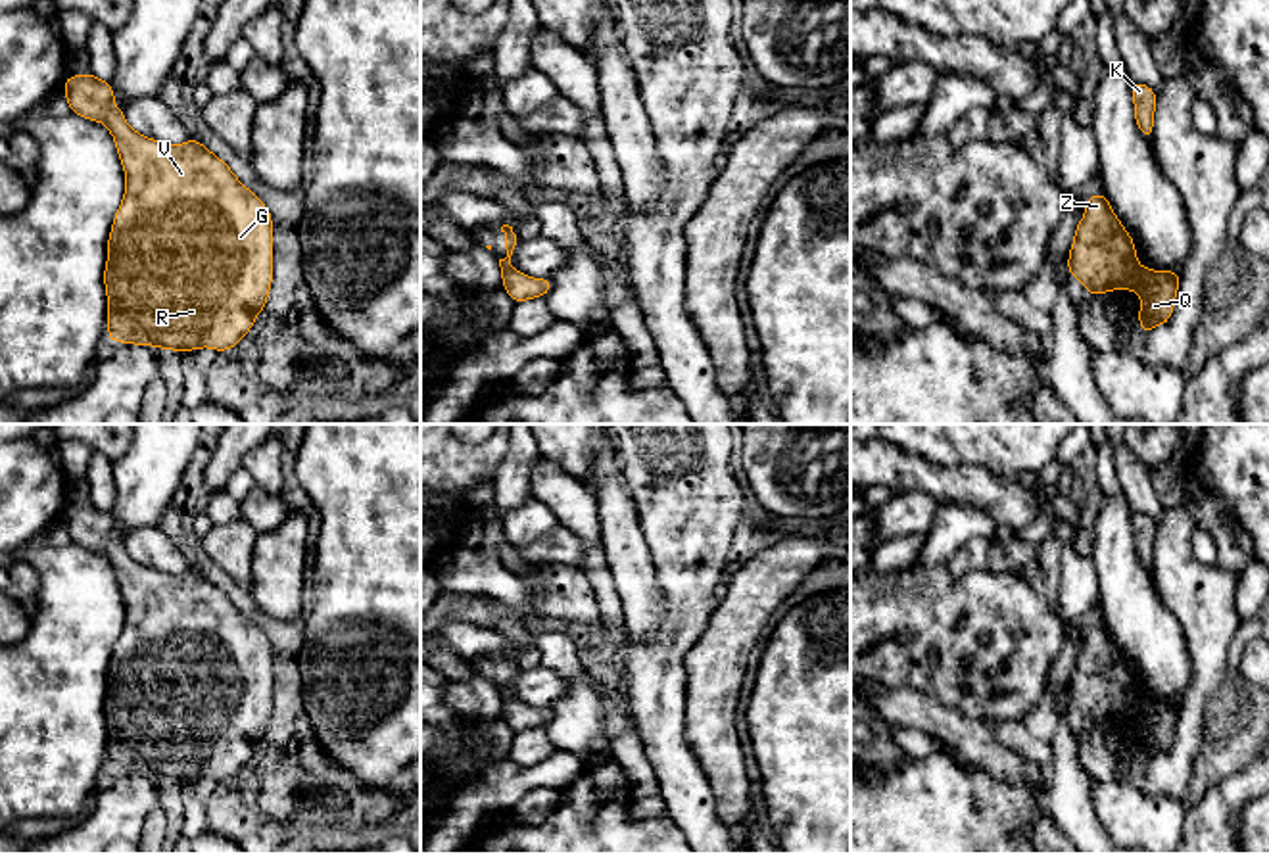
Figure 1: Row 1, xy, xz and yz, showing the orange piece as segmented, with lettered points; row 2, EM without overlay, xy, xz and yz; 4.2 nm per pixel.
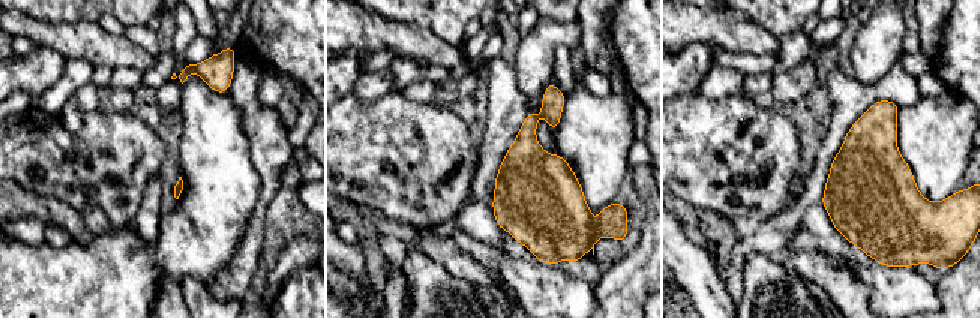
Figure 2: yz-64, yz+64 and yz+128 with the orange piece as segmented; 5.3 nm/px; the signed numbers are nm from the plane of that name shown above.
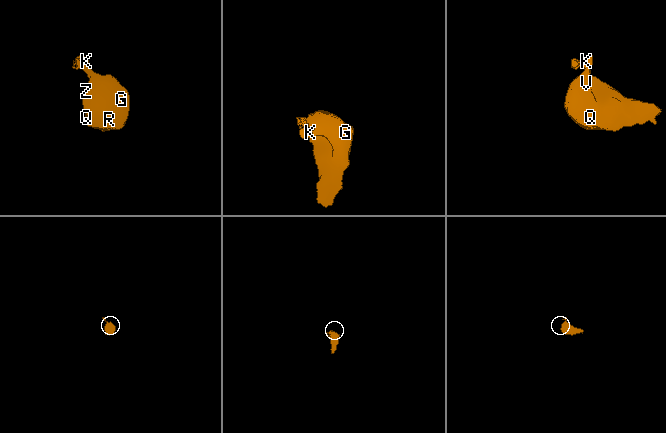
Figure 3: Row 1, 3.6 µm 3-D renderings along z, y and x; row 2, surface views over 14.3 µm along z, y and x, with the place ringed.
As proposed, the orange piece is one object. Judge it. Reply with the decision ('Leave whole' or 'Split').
Leave whole

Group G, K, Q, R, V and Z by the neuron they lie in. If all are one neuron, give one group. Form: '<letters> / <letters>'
G K Q R V Z

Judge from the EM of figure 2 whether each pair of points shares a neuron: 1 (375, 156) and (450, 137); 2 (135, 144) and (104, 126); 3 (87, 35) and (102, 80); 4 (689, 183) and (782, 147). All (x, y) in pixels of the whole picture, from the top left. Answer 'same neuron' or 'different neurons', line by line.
1: same neuron
2: same neuron
3: different neurons
4: same neuron

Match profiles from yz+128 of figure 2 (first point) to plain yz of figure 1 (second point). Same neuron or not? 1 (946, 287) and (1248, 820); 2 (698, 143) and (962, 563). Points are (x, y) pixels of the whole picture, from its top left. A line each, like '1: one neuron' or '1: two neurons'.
1: two neurons
2: two neurons

